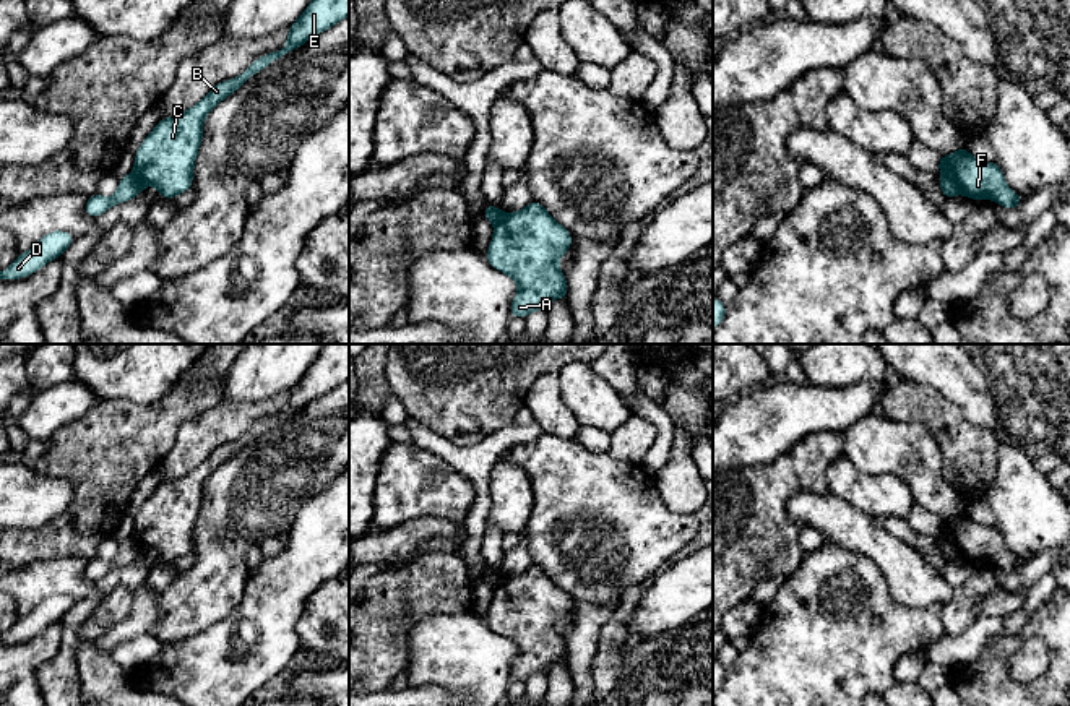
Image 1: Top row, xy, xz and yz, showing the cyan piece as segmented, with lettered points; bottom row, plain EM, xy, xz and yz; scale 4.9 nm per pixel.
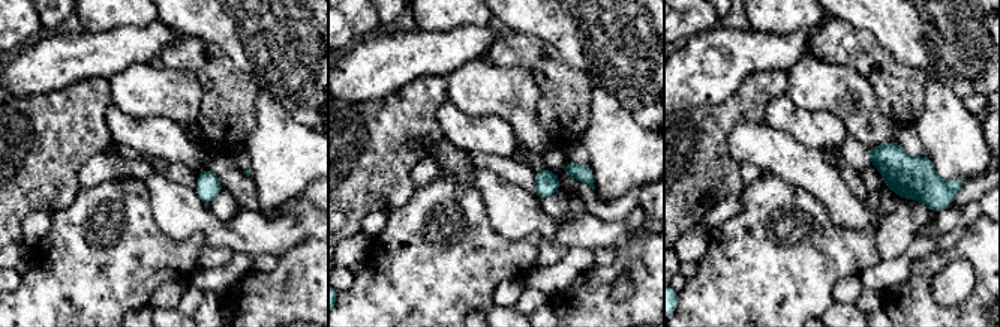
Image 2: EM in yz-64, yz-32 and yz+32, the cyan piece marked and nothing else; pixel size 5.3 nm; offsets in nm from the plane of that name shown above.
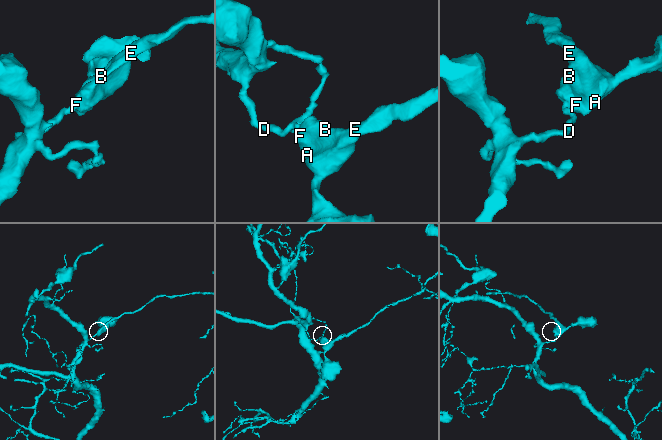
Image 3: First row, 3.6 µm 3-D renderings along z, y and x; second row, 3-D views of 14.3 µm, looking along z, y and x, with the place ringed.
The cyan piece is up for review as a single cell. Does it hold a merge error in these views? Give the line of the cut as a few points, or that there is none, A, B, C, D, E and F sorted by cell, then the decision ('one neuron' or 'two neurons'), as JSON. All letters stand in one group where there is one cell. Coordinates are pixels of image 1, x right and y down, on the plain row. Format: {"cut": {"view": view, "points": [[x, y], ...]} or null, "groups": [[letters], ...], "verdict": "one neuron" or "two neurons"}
{"cut": {"view": "yz", "points": [[940, 531], [953, 539], [962, 555]]}, "groups": [["A", "B", "C", "E", "F"], ["D"]], "verdict": "two neurons"}

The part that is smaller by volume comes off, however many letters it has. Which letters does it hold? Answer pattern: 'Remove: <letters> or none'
Remove: A, B, C, E, F

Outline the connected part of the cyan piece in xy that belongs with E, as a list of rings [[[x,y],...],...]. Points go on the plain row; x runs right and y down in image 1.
[[[323,344],[313,364],[291,388],[287,407],[281,414],[255,422],[239,440],[218,446],[198,467],[179,479],[162,482],[154,490],[133,516],[133,537],[140,547],[157,550],[162,563],[172,563],[190,553],[203,502],[203,485],[209,474],[260,433],[302,411],[310,401],[321,398],[346,380],[349,380],[349,344]]]

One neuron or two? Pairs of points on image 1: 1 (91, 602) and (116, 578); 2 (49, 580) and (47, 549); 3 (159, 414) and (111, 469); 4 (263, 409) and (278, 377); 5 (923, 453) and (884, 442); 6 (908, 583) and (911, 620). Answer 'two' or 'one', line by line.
1: one
2: two
3: one
4: two
5: one
6: two

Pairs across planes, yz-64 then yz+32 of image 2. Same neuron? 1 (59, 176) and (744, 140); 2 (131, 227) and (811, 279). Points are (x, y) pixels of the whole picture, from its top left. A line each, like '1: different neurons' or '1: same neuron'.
1: different neurons
2: same neuron

